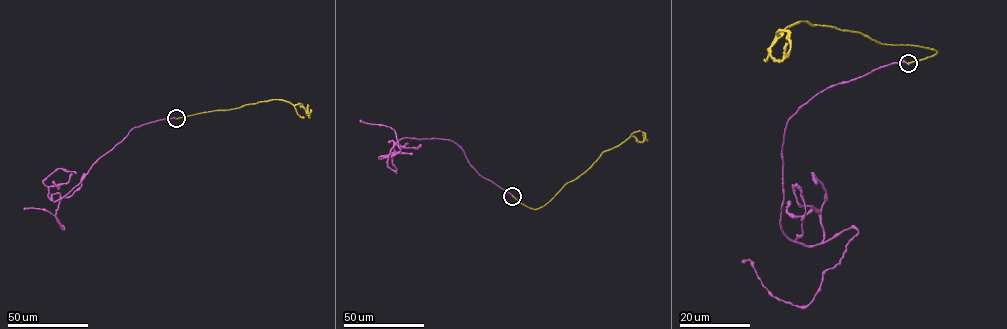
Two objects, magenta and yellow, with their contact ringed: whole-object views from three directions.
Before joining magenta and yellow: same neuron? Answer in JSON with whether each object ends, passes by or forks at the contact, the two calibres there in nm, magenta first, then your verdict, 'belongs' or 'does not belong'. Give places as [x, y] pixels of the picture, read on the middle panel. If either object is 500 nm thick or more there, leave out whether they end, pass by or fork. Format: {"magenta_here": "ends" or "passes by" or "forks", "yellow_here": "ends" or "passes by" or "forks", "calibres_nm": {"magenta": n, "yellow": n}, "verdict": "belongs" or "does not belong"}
{"magenta_here": "ends", "yellow_here": "ends", "calibres_nm": {"magenta": 190, "yellow": 170}, "verdict": "does not belong"}

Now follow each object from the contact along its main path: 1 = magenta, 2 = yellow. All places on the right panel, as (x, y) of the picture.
1: (907, 63), (816, 93), (787, 123), (782, 230), (808, 246), (857, 230), (811, 301), (775, 298), (742, 262)
2: (908, 63), (937, 51), (800, 21), (777, 32), (788, 34), (790, 50), (776, 60), (770, 47), (784, 33)

